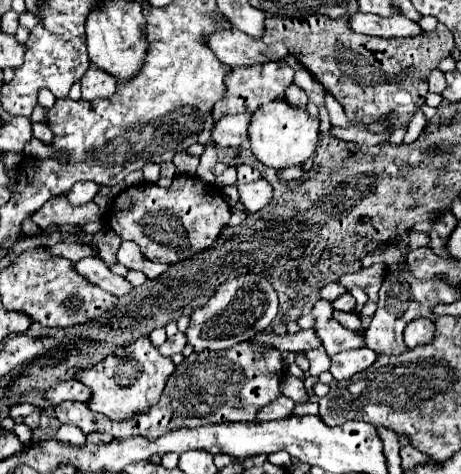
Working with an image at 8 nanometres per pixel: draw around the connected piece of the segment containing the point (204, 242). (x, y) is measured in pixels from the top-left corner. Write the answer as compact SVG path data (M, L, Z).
M176 175L170 187L158 187L150 183L140 183L134 187L128 187L122 191L110 205L110 229L116 231L122 239L130 239L140 245L142 255L150 261L156 263L178 263L188 257L192 257L198 251L204 251L210 247L216 237L222 233L222 229L230 221L230 205L222 197L220 189L216 185L204 185L198 177L188 177L188 175Z

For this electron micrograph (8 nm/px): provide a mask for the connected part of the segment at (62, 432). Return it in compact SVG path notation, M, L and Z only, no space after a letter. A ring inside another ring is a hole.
M63 424L56 431L56 439L64 441L64 443L72 443L72 445L84 445L86 443L86 435L80 433L80 429L76 429L76 427L68 424Z

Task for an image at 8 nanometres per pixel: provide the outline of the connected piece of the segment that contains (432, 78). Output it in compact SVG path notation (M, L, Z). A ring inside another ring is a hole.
M436 69L436 71L432 71L428 75L428 87L430 87L430 91L442 93L442 89L444 89L444 73L440 69Z

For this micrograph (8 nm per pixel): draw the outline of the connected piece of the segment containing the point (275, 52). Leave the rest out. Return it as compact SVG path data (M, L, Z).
M238 29L232 31L218 31L208 39L210 49L216 57L230 65L230 67L248 67L248 65L262 65L270 61L280 61L288 55L288 49L282 43L266 45L240 33Z

